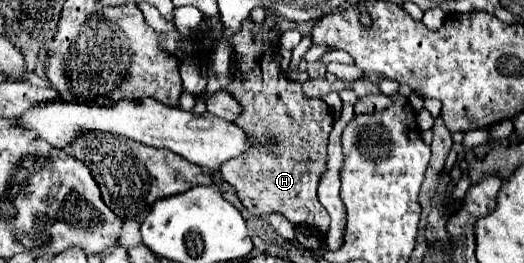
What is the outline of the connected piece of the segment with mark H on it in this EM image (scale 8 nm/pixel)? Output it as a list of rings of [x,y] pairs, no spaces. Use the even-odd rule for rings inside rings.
[[[269,16],[263,26],[253,26],[249,18],[243,22],[239,36],[235,36],[235,40],[231,40],[233,52],[235,52],[235,78],[227,86],[227,92],[231,90],[233,96],[243,106],[243,112],[241,112],[239,120],[235,120],[235,122],[241,124],[243,130],[251,132],[251,134],[271,132],[271,136],[281,138],[281,148],[279,148],[279,152],[251,150],[239,158],[227,160],[221,166],[221,176],[225,182],[229,182],[237,190],[237,196],[241,198],[241,202],[253,216],[267,216],[267,214],[279,212],[295,226],[309,226],[309,228],[315,228],[325,234],[329,228],[329,214],[317,198],[317,186],[327,170],[327,142],[329,142],[329,134],[333,130],[335,120],[333,120],[331,108],[323,100],[307,98],[301,92],[299,82],[293,82],[279,72],[279,68],[273,62],[277,48],[263,42],[267,38],[267,32],[273,28],[275,28],[275,16]]]

